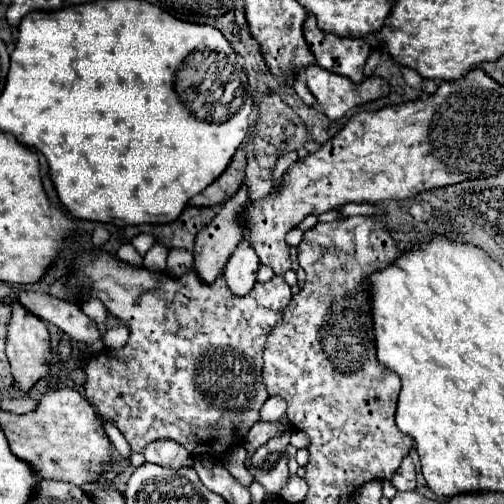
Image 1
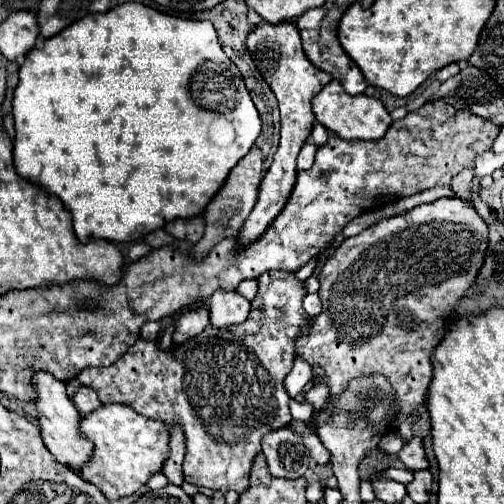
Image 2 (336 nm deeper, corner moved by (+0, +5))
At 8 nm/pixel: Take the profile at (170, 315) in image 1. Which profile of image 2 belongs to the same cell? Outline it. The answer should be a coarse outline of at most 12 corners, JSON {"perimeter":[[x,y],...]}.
{"perimeter":[[289,271],[241,325],[139,339],[79,381],[167,427],[185,481],[243,493],[291,421],[311,317]]}

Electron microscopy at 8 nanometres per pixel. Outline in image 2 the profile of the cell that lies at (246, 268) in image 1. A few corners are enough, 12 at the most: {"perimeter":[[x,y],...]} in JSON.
{"perimeter":[[237,291],[207,299],[211,327],[243,323],[251,309]]}

